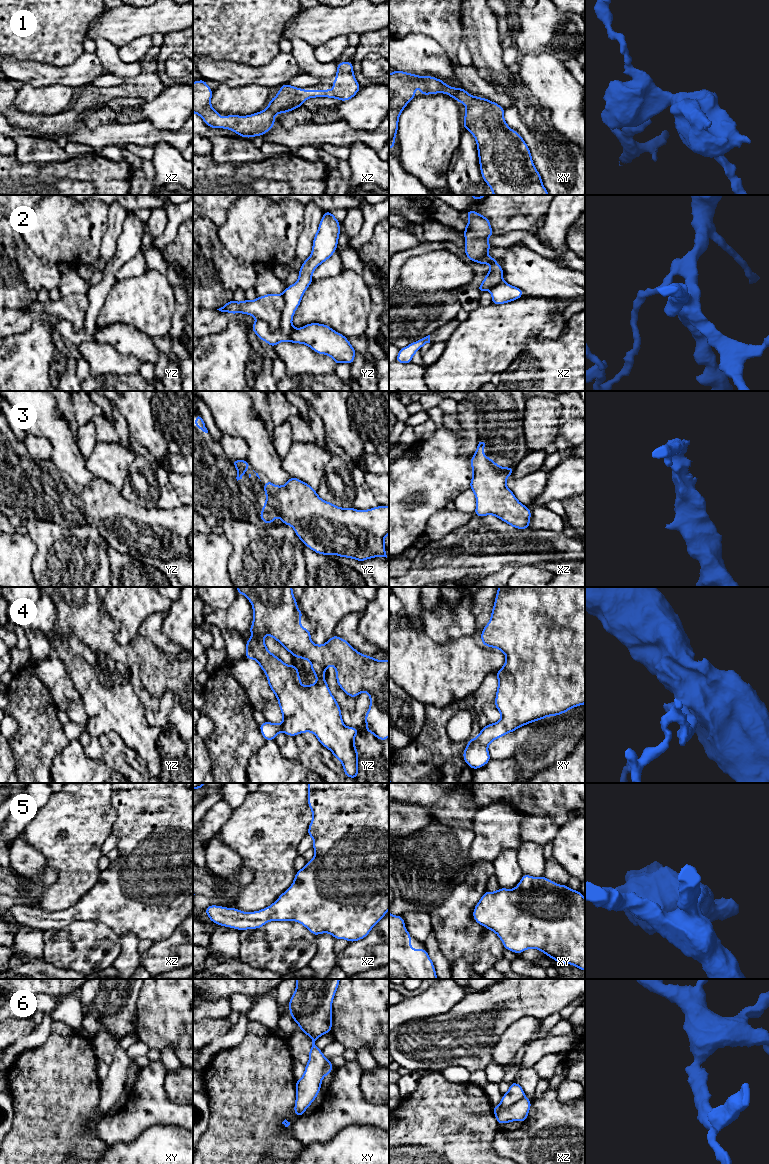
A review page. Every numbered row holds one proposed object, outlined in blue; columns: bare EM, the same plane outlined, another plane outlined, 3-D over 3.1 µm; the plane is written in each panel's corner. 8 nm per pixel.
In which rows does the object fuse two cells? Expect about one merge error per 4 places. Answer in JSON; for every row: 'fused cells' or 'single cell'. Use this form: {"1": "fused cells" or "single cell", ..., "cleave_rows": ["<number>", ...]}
{"1": "single cell", "2": "fused cells", "3": "single cell", "4": "single cell", "5": "single cell", "6": "fused cells", "cleave_rows": ["2", "6"]}

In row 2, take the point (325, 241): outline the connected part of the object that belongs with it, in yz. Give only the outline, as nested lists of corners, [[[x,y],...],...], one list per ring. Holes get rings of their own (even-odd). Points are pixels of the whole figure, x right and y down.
[[[330,211],[324,212],[313,239],[311,255],[302,263],[297,282],[288,286],[282,293],[285,306],[281,314],[279,328],[272,331],[267,322],[256,320],[251,330],[255,332],[259,339],[273,348],[277,343],[290,342],[294,313],[299,307],[306,289],[313,281],[312,274],[314,270],[336,251],[340,231],[339,221],[336,217]]]

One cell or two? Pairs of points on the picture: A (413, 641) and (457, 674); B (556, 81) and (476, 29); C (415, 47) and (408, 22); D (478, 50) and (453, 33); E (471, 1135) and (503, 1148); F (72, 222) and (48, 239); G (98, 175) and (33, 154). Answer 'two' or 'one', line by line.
A: one
B: two
C: two
D: two
E: two
F: one
G: two

